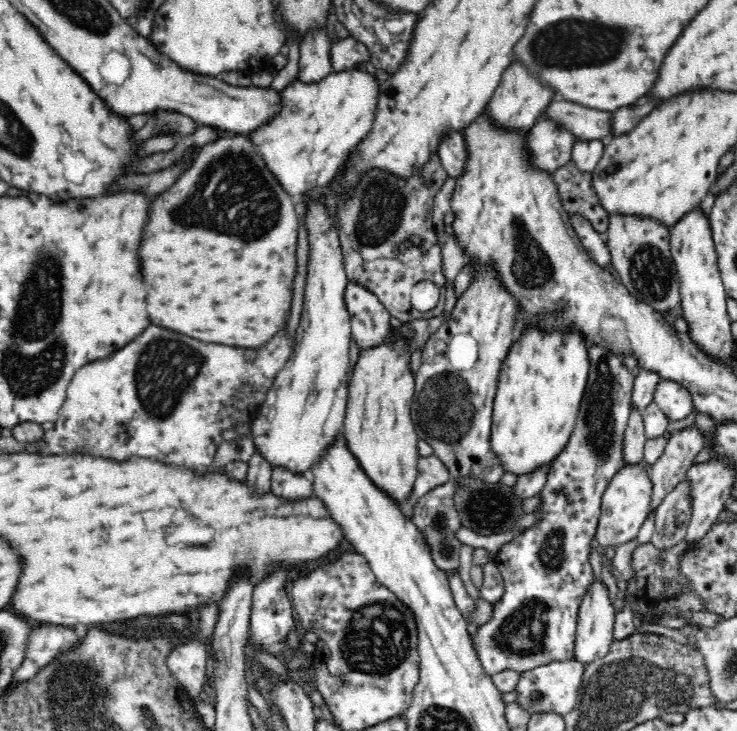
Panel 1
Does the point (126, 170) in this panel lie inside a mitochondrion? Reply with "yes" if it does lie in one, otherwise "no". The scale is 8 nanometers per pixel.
no

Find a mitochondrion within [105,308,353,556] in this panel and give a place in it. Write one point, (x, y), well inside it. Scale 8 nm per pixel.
(166, 368)

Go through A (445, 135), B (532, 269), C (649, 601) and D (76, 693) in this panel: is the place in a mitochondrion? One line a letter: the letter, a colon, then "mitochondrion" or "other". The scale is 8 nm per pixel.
A: other
B: mitochondrion
C: other
D: mitochondrion

